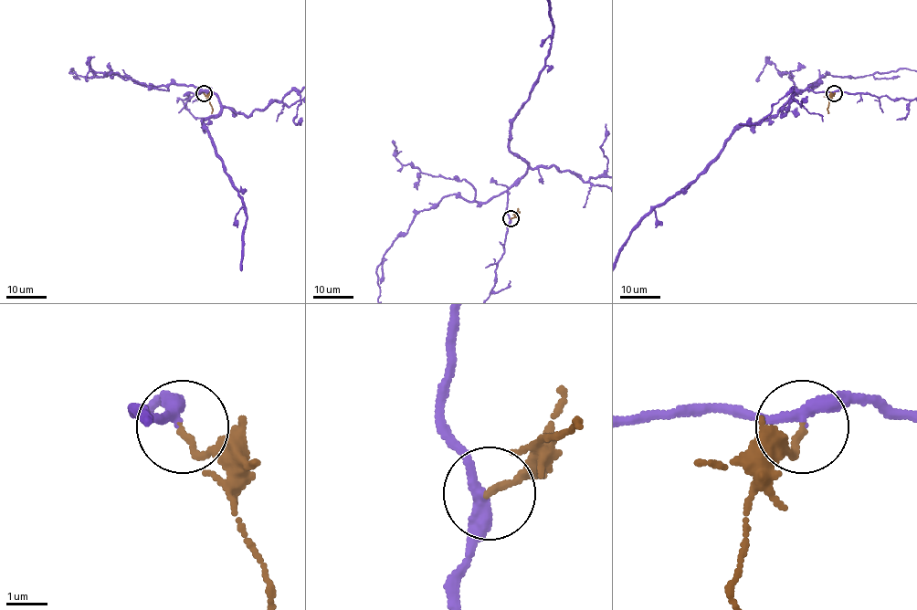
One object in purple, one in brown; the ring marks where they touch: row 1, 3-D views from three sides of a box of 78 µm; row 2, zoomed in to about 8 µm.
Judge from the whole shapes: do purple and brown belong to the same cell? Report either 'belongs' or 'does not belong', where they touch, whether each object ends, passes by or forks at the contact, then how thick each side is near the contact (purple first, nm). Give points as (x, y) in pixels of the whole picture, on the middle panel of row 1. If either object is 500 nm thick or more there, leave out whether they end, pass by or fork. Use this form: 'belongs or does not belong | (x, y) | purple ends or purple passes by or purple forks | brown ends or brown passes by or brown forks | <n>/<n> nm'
belongs | (511, 218) | purple passes by | brown ends | 280/150 nm

